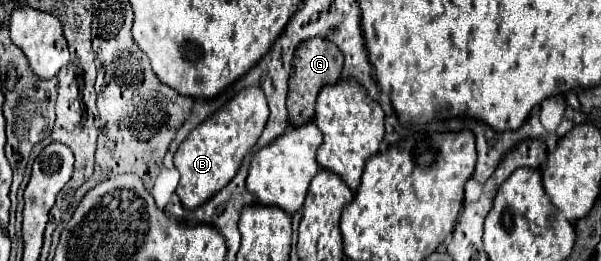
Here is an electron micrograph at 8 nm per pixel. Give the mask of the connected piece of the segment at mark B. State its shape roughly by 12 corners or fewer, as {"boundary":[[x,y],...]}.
{"boundary":[[247,87],[189,133],[176,193],[197,209],[235,177],[269,107]]}

